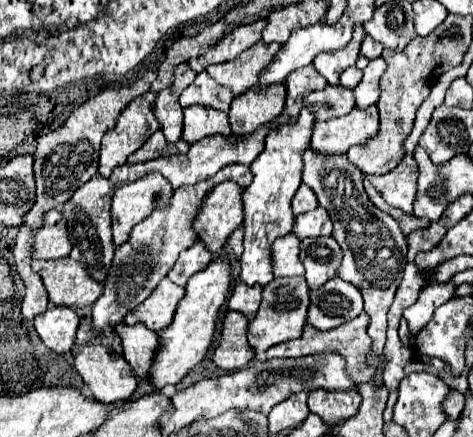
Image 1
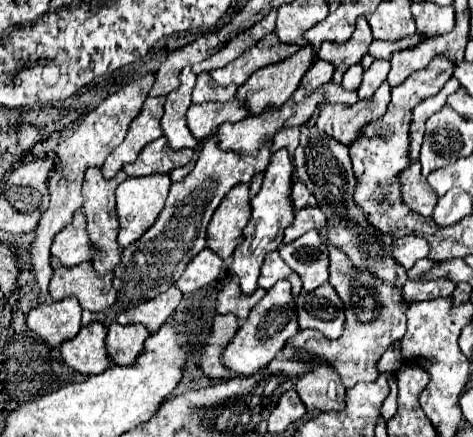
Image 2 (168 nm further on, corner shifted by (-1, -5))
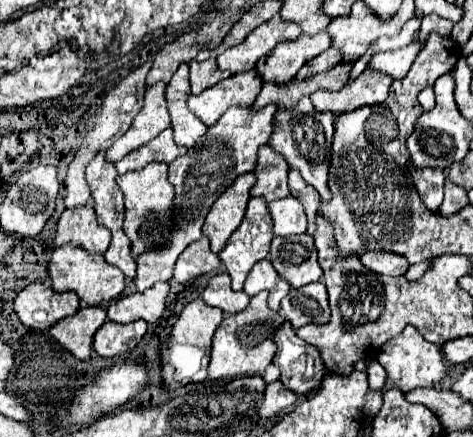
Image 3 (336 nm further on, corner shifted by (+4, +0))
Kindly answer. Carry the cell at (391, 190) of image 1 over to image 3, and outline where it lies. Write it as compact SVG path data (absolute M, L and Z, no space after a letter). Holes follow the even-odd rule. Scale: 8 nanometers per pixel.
M409 164L409 172L411 172L413 184L415 184L421 200L425 202L425 206L429 210L437 212L441 202L443 202L443 182L445 182L443 170L417 168L417 166Z

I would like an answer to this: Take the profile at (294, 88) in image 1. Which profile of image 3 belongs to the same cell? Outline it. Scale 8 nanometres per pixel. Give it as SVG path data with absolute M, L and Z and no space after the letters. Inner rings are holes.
M331 46L331 48L327 48L325 52L321 52L319 56L315 56L311 62L307 62L307 64L299 70L297 76L299 76L299 78L305 78L305 76L309 76L309 74L319 74L319 72L323 72L323 70L339 64L341 58L343 58L341 50L337 50L337 48Z

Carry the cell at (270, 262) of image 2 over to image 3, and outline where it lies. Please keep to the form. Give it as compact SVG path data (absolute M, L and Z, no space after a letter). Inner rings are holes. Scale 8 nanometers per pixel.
M263 260L263 262L257 262L253 266L253 270L249 272L247 280L245 280L245 292L249 296L257 296L261 290L267 290L269 292L269 306L271 310L279 310L279 302L289 294L291 286L287 286L287 282L283 282L271 262Z

